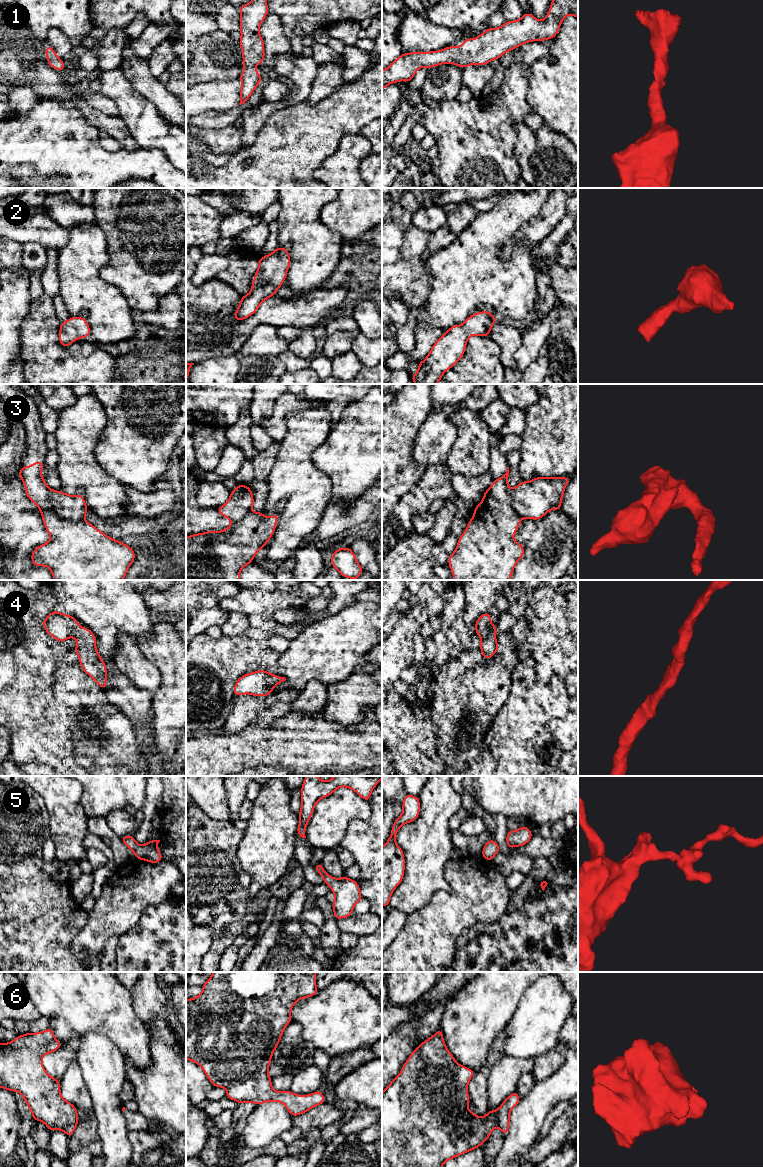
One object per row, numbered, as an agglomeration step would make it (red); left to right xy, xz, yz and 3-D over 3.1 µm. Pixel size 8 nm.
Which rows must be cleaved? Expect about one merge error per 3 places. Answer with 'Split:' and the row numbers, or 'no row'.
Split: 3

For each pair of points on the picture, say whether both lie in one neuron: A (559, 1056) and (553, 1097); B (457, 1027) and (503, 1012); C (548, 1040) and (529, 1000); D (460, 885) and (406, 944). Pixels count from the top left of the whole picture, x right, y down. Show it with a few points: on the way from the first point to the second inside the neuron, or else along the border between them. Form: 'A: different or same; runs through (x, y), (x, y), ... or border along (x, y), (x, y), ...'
A: different; border along (567, 1049), (562, 1065), (547, 1077), (536, 1081)
B: same; runs through (468, 1023), (479, 1012), (492, 1012)
C: same; runs through (538, 1030), (538, 1010)
D: same; runs through (450, 900), (421, 929)

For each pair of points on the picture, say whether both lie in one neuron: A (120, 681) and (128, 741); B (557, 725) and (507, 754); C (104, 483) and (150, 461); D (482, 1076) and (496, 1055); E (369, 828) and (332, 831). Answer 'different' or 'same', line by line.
A: different
B: different
C: different
D: same
E: different

